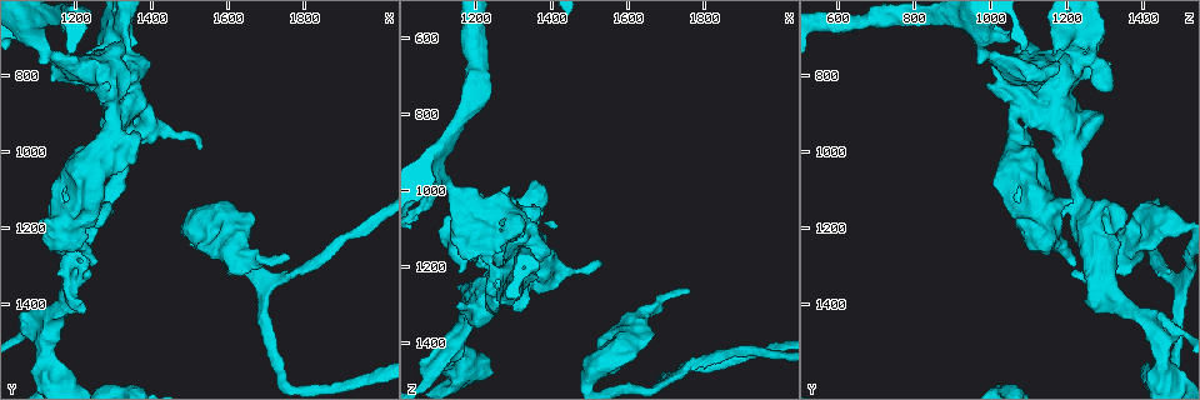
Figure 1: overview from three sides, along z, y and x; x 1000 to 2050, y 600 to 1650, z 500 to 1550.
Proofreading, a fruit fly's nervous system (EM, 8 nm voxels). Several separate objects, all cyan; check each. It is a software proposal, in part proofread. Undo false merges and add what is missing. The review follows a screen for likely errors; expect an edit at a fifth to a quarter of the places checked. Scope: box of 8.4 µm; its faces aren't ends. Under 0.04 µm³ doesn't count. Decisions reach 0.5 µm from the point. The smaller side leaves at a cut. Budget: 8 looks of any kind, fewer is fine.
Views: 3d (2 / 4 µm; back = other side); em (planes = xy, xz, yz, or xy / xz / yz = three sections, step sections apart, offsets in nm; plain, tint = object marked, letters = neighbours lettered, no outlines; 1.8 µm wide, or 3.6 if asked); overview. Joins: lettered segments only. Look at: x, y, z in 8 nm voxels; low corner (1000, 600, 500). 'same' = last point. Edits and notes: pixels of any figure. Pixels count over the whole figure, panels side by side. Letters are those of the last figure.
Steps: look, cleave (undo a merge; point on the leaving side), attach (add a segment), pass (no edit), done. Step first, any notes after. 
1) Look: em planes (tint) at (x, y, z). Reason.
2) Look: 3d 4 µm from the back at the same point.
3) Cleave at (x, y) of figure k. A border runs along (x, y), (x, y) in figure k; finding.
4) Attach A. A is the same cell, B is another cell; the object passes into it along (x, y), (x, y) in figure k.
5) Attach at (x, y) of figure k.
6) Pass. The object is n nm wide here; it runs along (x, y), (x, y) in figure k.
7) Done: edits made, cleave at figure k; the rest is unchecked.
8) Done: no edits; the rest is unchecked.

Look: em xz step 4 (tint) at (1125, 1460, 1425). Two arms in line, one across.

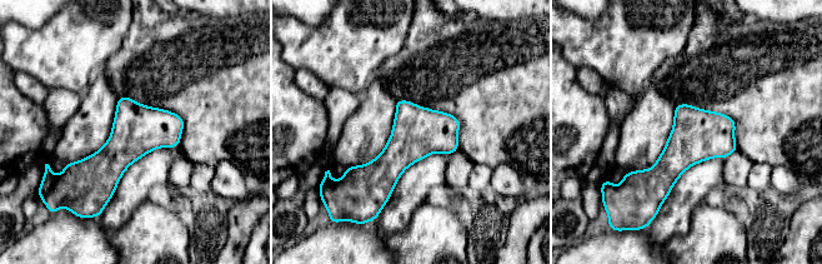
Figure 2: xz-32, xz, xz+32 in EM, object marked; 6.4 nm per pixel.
Look: em planes (letters) at the same point. Another direction.

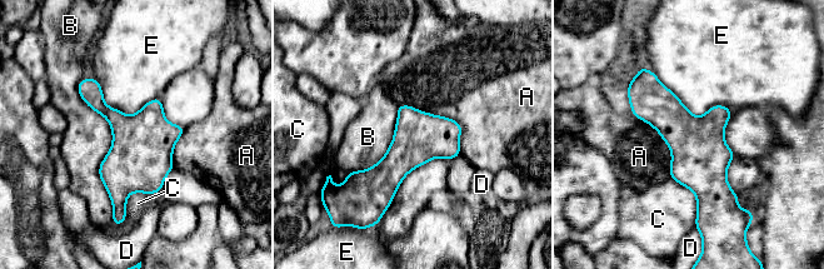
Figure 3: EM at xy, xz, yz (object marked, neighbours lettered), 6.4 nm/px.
Pass. A, B, C, D and E are other cells; a border runs along (81, 78), (111, 131), (111, 220) in figure 3; one neuron here.

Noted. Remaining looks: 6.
Look: 3d 2 µm at (1145, 1235, 1135). Abrupt turn.

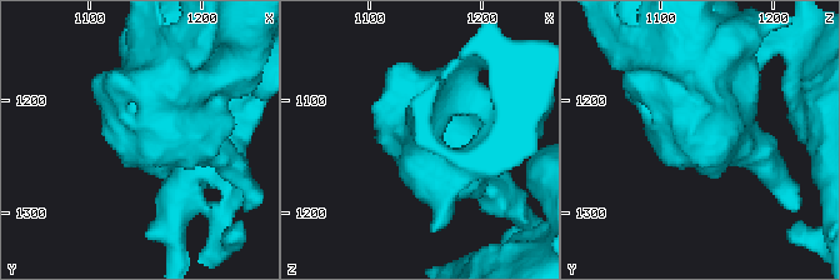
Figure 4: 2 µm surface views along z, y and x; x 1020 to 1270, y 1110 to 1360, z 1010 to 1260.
Look: em planes (letters) at (1144, 1238, 1134). Shape alone is not enough.

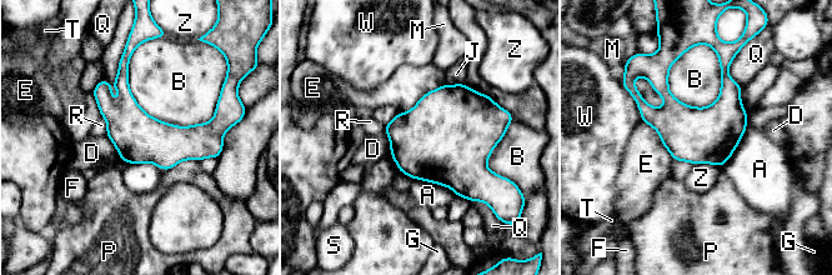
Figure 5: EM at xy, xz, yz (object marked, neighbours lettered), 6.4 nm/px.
Pass. The object is 320 nm wide here; A, B, D, E, F, G, J, M, P, Q, R, S, T, W and Z are other cells; a border runs along (445, 83), (400, 113) in figure 5; all the same neuron.

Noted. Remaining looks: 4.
Look: 3d 2 µm at (1535, 990, 1190). An open end.

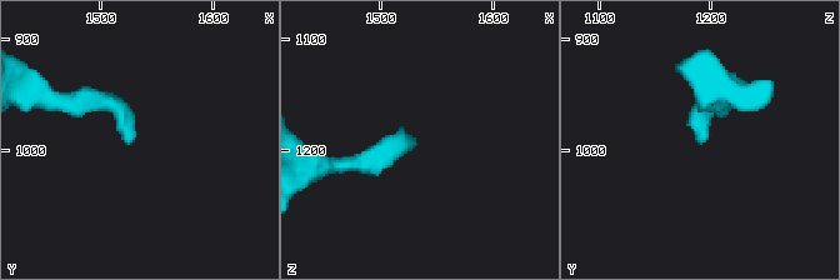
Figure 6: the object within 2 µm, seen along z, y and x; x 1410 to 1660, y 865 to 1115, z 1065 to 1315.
Look: em yz step 8 (plain) at (1528, 988, 1194).

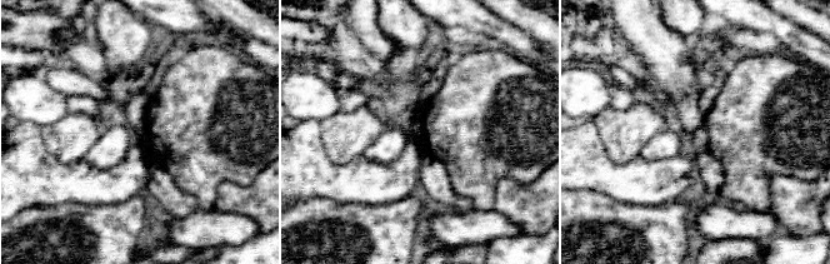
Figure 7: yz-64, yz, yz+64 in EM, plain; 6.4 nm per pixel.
Look: em yz step 8 (letters) at the same point.

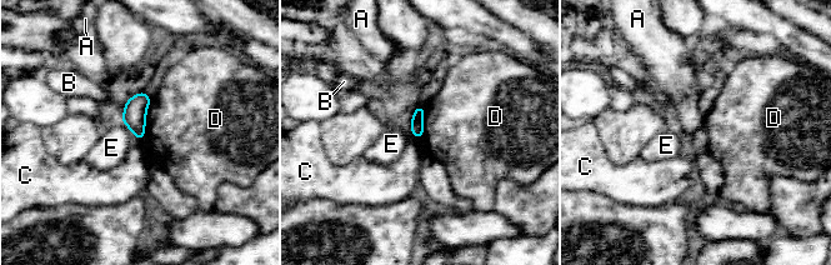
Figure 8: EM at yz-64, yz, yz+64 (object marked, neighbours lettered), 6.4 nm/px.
Pass. A, B, C, D and E are other cells; a border runs along (151, 98), (143, 138) in figure 8; no lettered segment goes on from it.

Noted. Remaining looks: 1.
Done: no edits; the rest is unchecked.

